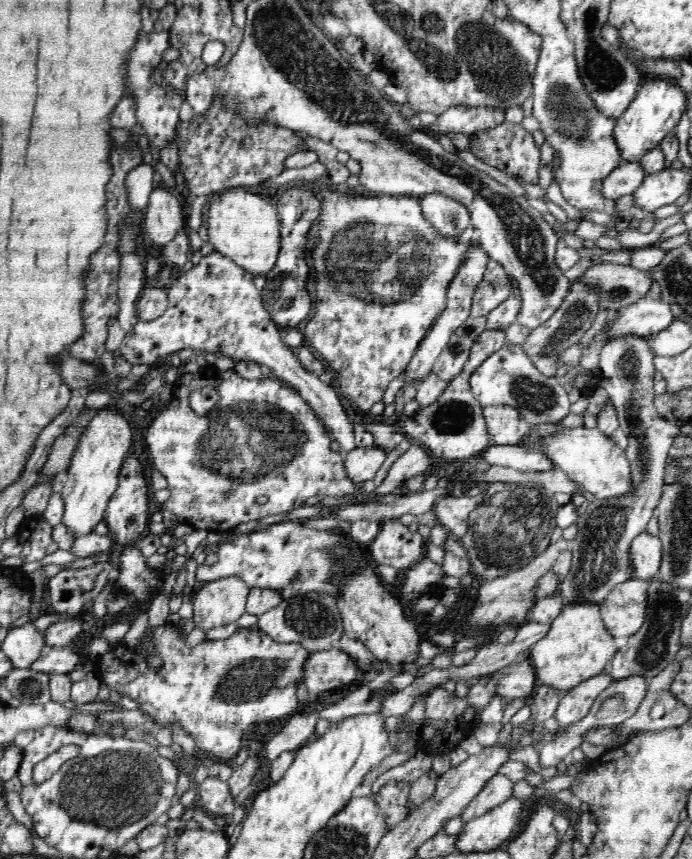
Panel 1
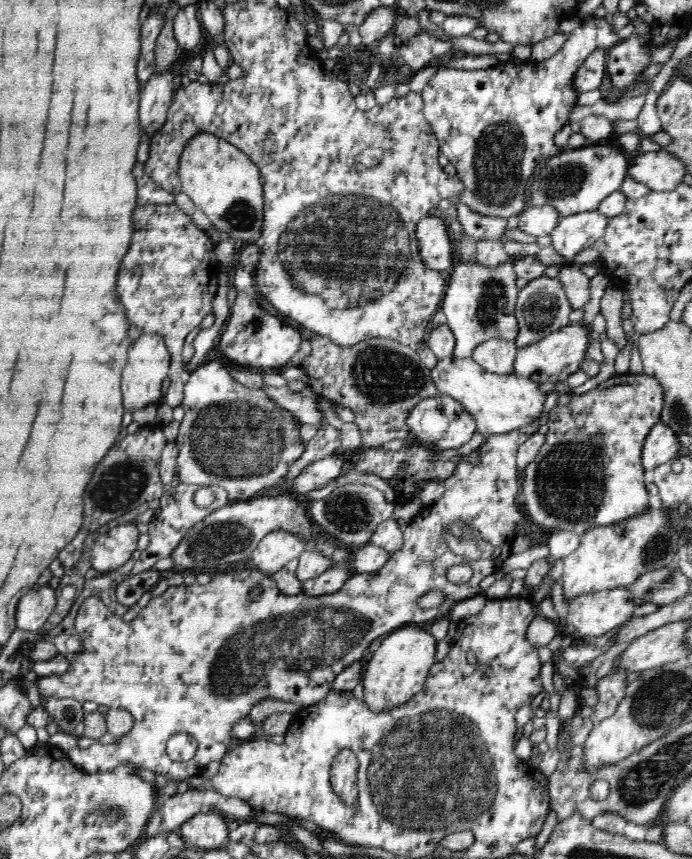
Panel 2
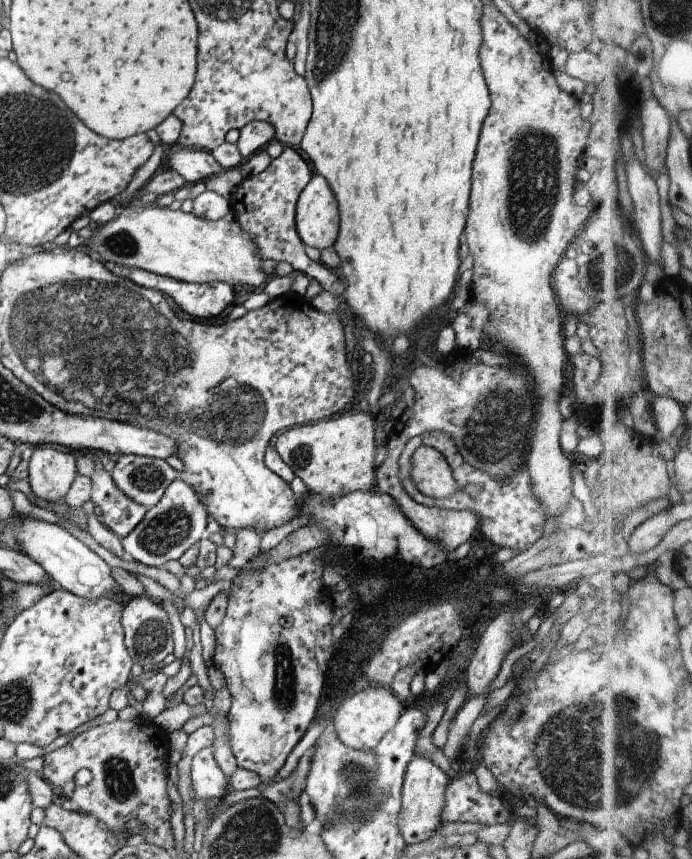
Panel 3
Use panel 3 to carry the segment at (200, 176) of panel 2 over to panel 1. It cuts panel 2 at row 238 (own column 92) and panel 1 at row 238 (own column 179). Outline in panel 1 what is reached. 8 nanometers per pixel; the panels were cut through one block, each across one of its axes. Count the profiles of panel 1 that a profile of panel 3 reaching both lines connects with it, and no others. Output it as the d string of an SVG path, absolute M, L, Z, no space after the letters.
M243 188L227 189L211 197L205 212L204 224L208 226L208 238L216 252L228 257L254 275L265 275L274 268L281 241L281 224L274 200L268 201L259 195L244 191Z

